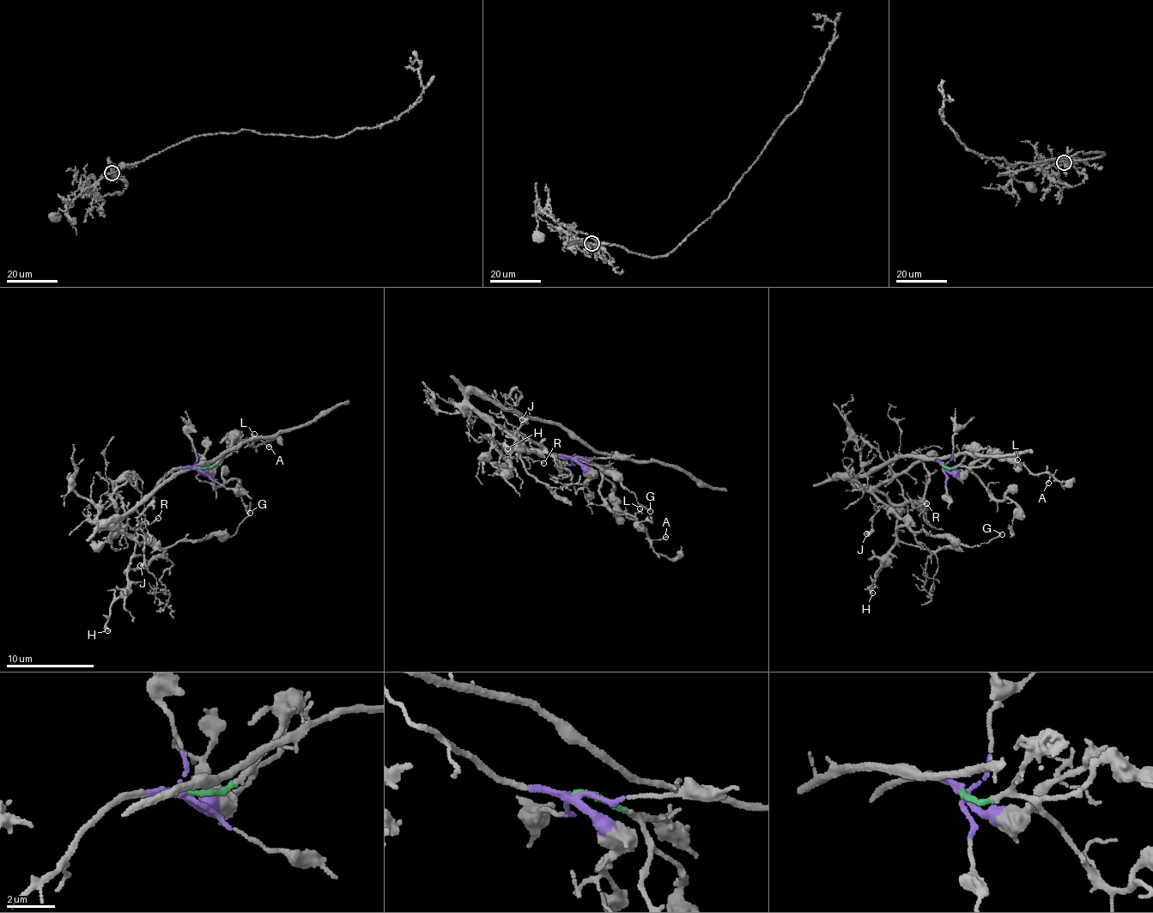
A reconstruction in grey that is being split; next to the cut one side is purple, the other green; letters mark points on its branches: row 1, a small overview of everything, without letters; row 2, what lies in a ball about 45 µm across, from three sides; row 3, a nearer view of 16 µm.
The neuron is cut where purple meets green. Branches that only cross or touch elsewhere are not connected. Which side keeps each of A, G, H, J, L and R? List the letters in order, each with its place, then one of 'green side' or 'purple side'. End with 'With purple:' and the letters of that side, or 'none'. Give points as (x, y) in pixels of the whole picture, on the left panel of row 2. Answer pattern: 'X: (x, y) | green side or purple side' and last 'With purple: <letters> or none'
A: (269, 447) | green side
G: (250, 513) | purple side
H: (107, 630) | purple side
J: (140, 565) | purple side
L: (254, 434) | green side
R: (158, 518) | purple side
With purple: G, H, J, R

